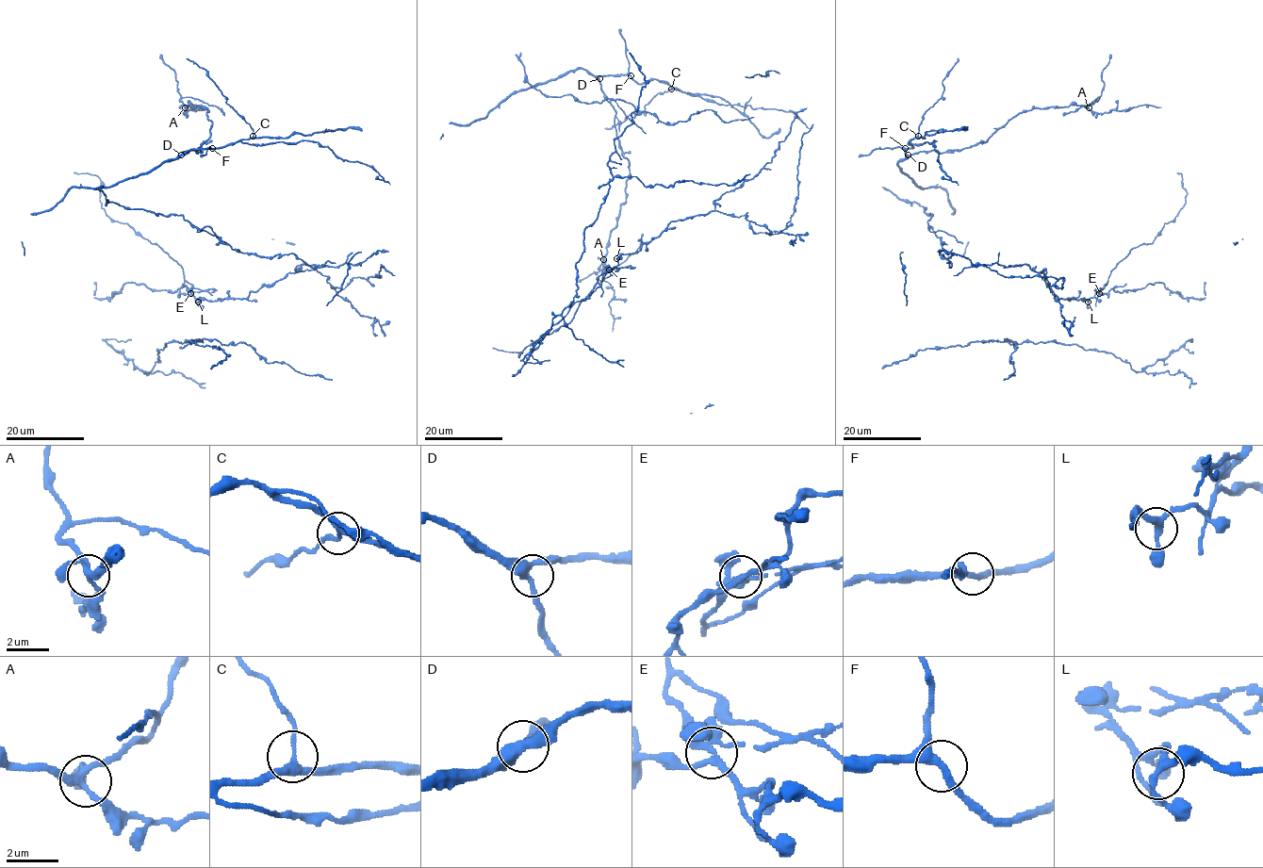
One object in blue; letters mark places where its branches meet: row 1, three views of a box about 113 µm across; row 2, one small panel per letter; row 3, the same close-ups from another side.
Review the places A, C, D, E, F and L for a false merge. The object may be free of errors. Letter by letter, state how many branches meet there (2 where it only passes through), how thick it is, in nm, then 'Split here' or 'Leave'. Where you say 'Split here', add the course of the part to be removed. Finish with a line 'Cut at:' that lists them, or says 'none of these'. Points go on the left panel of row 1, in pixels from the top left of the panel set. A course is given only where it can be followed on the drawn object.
A: Branches: 4. Thickness 260 nm. Leave
C: Branches: 3. Thickness 280 nm. Leave
D: Branches: 3. Thickness 340 nm. Leave
E: Branches: 6. Thickness 300 nm. Split here. Course of the part to remove: (190, 292), (177, 262), (126, 223), (112, 221), (106, 213), (100, 202), (101, 179), (94, 174), (73, 172)
F: Branches: 3. Thickness 300 nm. Leave
L: Branches: 3. Thickness 240 nm. Leave
Cut at: E

